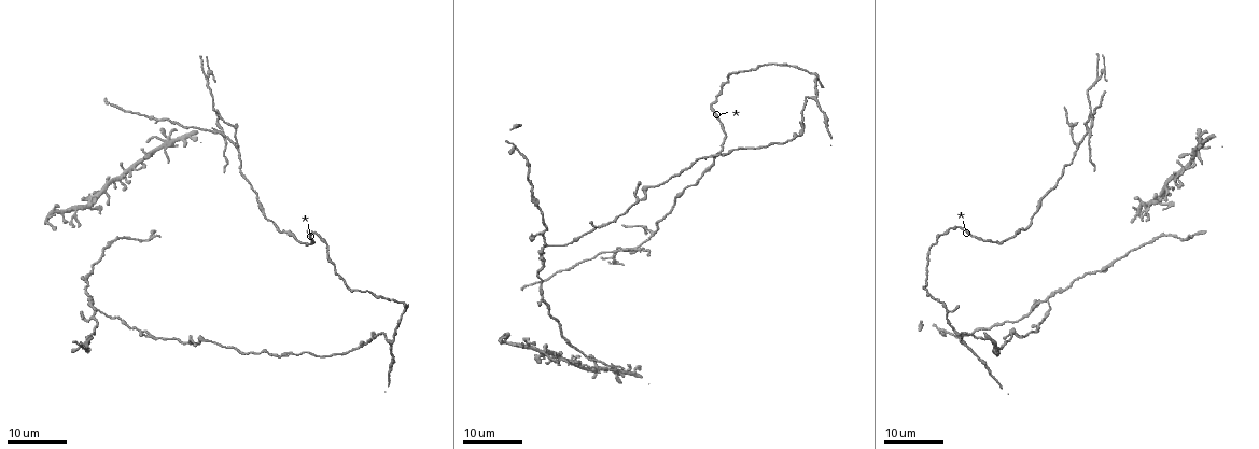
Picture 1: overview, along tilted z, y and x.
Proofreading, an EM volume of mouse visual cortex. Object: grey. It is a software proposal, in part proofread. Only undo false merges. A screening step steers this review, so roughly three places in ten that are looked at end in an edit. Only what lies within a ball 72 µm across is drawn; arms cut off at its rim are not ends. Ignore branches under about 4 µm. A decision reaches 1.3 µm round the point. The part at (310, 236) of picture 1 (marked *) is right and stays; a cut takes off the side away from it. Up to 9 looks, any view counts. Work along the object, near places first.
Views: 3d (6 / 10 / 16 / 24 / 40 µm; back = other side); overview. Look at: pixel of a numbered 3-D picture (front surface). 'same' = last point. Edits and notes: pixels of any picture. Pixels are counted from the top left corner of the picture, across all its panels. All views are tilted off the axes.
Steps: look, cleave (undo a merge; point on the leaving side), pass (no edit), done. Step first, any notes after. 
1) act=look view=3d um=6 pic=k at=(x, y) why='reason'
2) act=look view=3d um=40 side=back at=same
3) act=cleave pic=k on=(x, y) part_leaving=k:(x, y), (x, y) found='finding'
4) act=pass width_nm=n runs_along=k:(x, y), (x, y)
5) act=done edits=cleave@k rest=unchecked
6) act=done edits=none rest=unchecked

act=look view=3d um=24 pic=1 at=(652, 235)

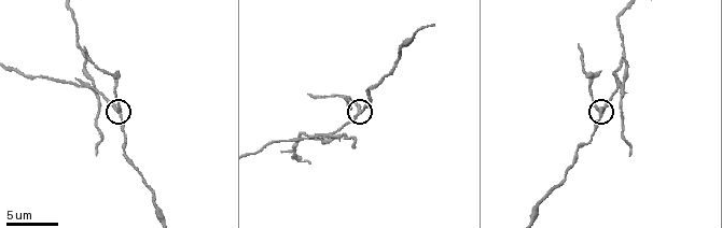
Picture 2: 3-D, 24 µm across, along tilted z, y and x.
act=look view=3d um=6 pic=2 at=(117, 110)

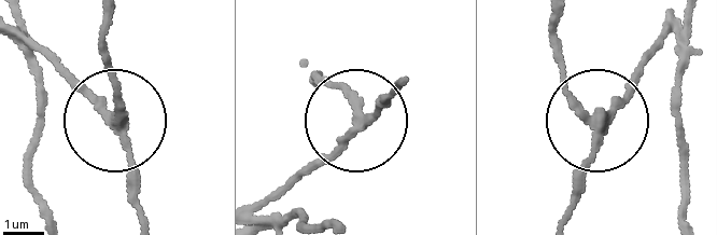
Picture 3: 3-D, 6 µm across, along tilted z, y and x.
act=cleave pic=3 on=(115, 88) part_leaving=3:(602, 123), (564, 84), (558, 22) found='a second cell is stuck on'

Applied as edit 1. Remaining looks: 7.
act=look view=overview

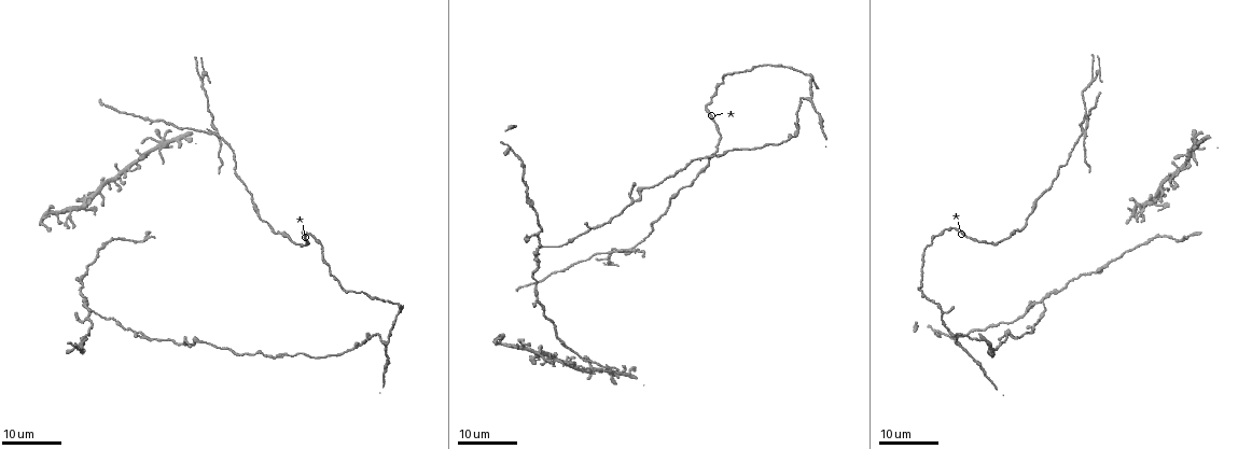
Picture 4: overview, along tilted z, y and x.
act=look view=3d um=24 pic=4 at=(1041, 300) why='three-way junction'

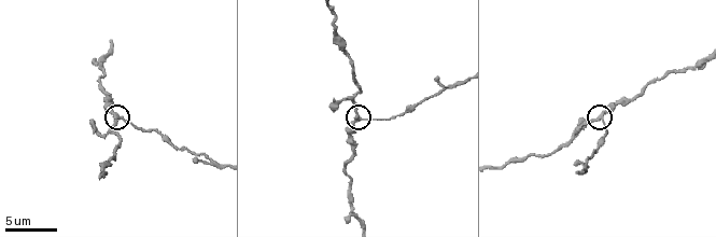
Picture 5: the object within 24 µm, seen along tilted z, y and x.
act=look view=3d um=10 pic=5 at=(356, 117)

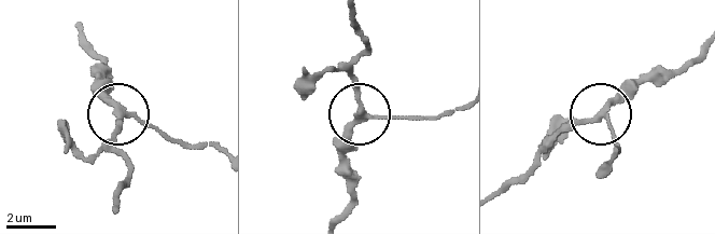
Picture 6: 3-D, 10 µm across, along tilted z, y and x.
act=cleave pic=6 on=(121, 126) part_leaving=6:(126, 114), (84, 37) found='two cells meet here'

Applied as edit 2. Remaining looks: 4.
act=done edits=cleave@3,cleave@6 rest=unchecked

